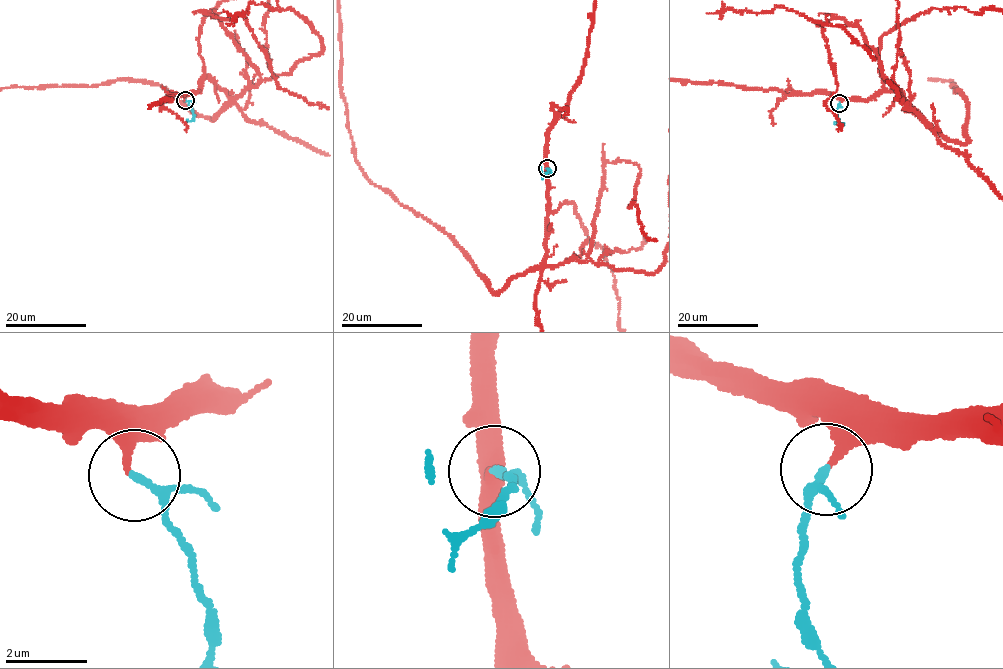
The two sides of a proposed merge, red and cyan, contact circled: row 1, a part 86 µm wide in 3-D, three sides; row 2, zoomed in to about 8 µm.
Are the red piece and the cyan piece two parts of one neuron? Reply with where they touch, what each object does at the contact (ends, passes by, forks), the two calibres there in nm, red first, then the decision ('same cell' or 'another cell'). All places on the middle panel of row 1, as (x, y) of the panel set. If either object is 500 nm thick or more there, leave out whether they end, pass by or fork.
place (547, 168); red ends; cyan passes by; calibres 240 and 150 nm; same cell

